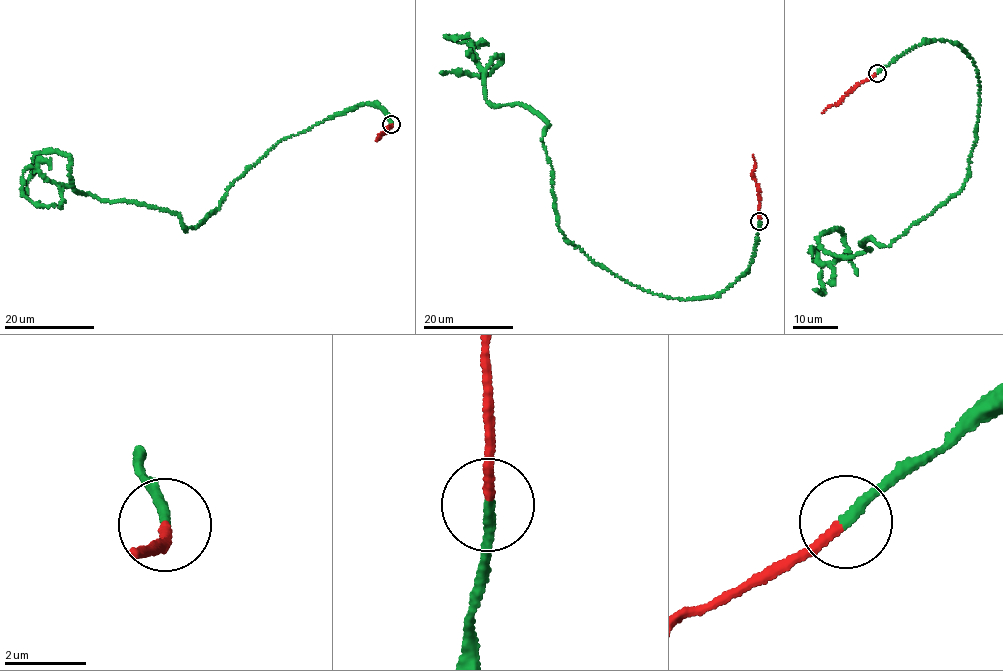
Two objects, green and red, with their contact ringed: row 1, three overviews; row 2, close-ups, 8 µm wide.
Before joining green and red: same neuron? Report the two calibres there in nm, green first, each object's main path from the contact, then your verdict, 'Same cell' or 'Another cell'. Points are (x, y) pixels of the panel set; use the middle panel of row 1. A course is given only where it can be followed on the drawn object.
Thickness 260 nm (green) against 220 nm. Course of green: (759, 220), (729, 286), (643, 291), (560, 229), (548, 124), (486, 101), (501, 57), (490, 73), (440, 73). Course of red: (759, 220), (753, 154). Same cell

